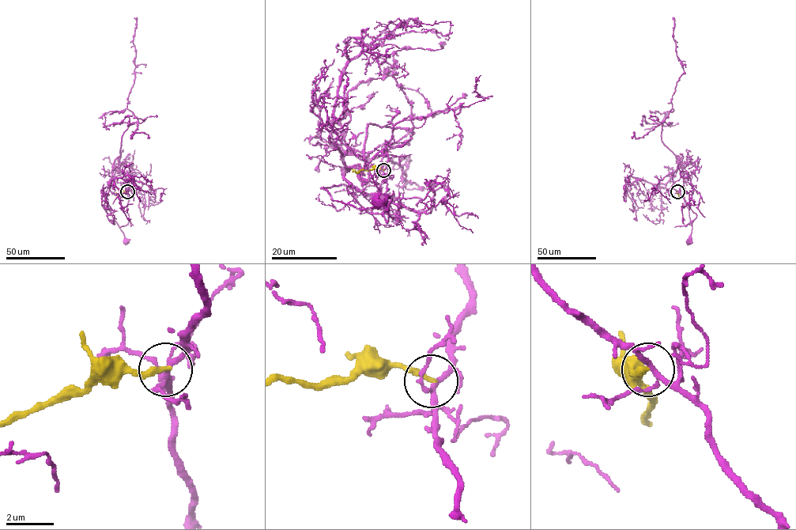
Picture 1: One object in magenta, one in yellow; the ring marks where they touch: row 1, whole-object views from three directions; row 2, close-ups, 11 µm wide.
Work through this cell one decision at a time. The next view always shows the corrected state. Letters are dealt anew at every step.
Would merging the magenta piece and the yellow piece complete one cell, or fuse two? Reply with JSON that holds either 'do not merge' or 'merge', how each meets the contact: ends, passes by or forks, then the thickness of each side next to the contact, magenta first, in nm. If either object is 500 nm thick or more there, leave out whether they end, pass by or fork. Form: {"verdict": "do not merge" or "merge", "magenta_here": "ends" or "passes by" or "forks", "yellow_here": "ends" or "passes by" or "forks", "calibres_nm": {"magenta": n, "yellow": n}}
{"verdict": "do not merge", "magenta_here": "forks", "yellow_here": "ends", "calibres_nm": {"magenta": 180, "yellow": 240}}

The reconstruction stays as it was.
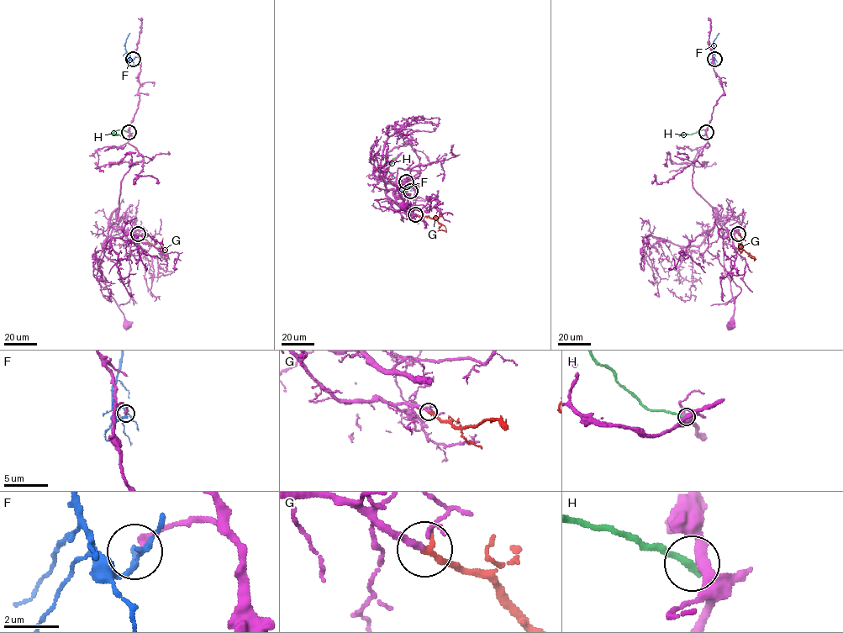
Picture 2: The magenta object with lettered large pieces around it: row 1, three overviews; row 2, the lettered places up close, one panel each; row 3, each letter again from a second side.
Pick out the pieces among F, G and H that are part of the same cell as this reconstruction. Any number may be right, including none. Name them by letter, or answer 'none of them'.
G

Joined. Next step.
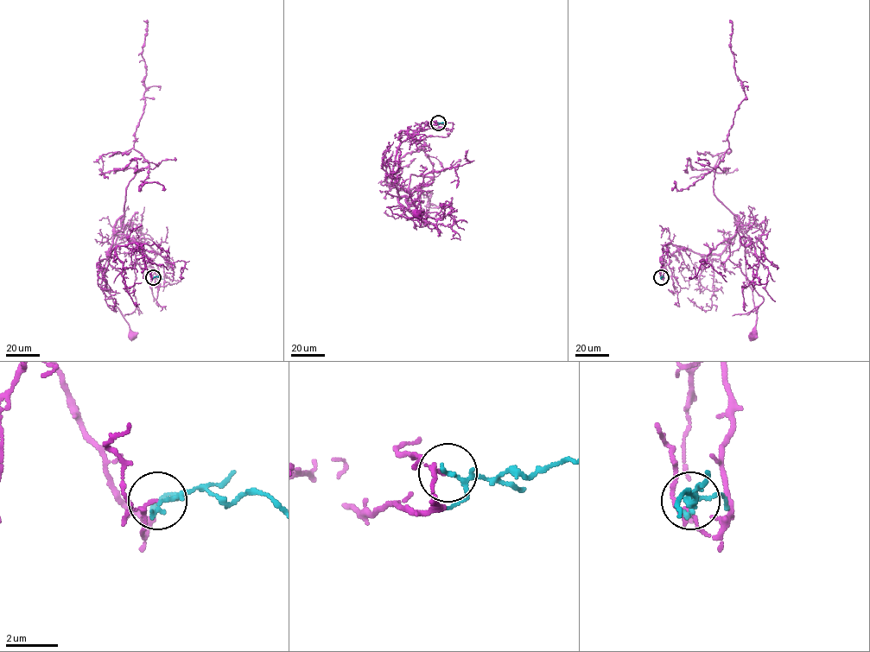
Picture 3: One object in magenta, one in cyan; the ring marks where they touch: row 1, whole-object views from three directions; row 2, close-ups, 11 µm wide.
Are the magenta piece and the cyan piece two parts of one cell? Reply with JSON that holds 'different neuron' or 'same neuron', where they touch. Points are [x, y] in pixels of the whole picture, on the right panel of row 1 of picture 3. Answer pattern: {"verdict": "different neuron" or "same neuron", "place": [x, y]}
{"verdict": "different neuron", "place": [661, 277]}

